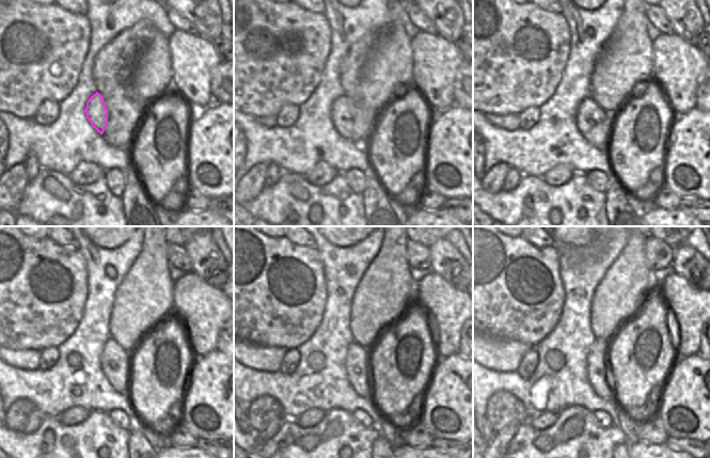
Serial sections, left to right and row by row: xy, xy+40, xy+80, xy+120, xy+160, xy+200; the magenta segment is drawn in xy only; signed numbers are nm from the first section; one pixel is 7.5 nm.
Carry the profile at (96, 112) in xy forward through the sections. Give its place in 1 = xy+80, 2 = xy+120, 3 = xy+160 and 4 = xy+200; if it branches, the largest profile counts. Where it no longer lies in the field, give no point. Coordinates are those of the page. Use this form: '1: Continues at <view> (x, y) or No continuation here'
1: Continues at xy+80 (594, 124)
2: Continues at xy+120 (114, 360)
3: Continues at xy+160 (357, 360)
4: Continues at xy+200 (596, 366).

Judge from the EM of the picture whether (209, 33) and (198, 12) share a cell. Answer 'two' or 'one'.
one

